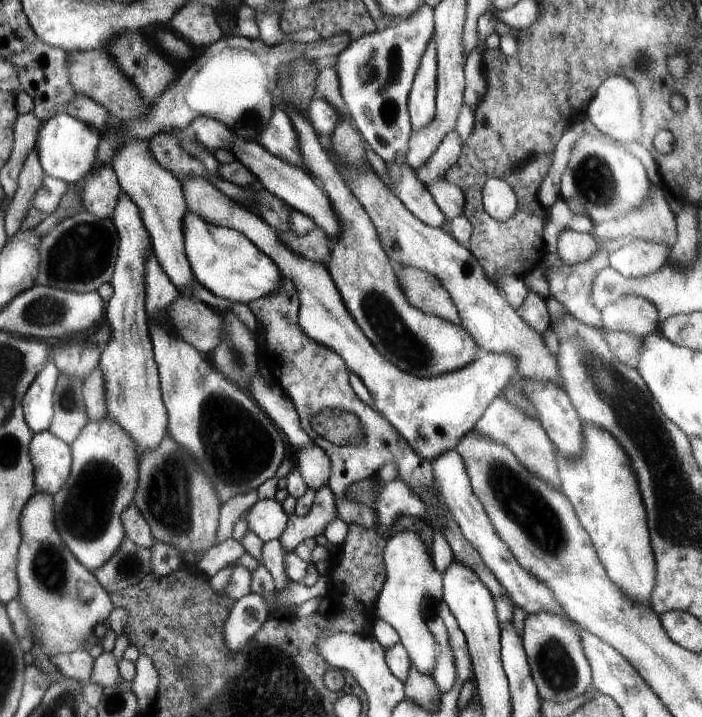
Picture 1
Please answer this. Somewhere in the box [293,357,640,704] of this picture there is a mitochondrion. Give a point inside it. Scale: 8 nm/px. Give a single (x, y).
(525, 506)

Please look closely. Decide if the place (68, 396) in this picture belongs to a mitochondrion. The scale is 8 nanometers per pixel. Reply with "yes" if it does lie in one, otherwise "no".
yes

